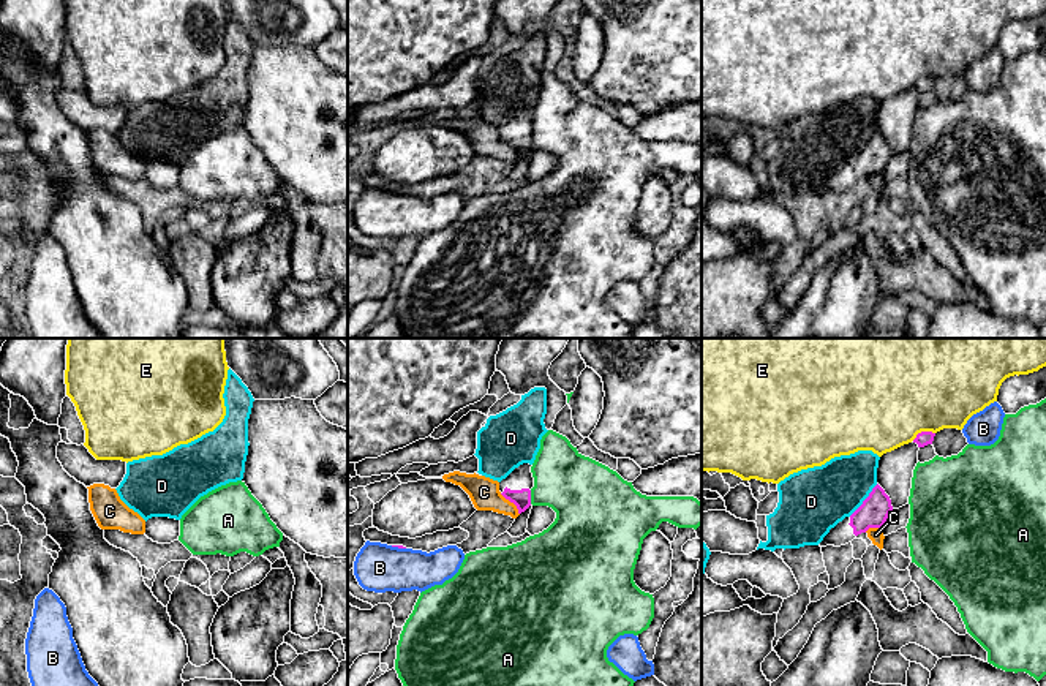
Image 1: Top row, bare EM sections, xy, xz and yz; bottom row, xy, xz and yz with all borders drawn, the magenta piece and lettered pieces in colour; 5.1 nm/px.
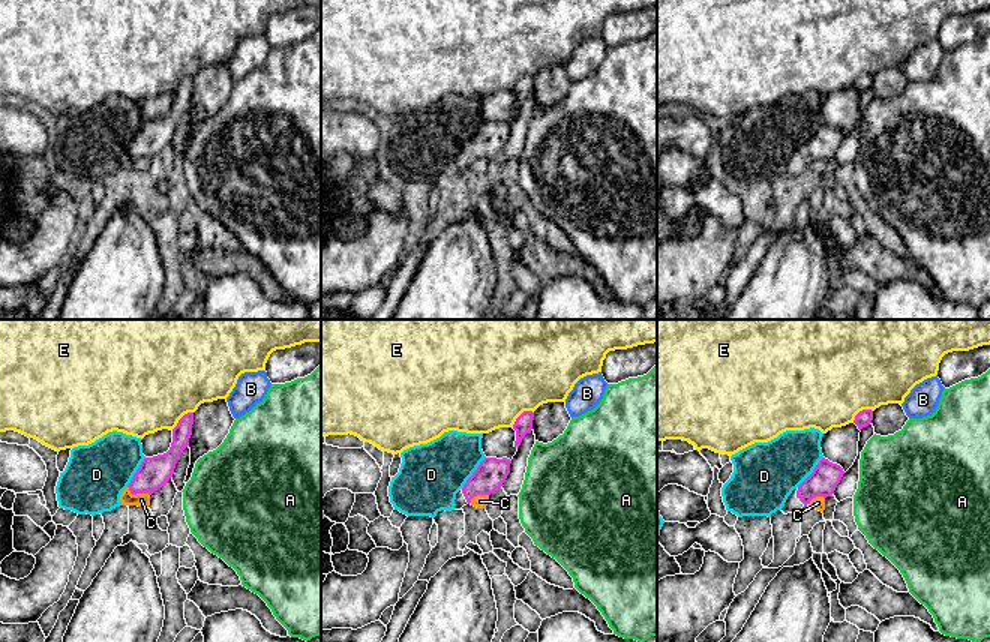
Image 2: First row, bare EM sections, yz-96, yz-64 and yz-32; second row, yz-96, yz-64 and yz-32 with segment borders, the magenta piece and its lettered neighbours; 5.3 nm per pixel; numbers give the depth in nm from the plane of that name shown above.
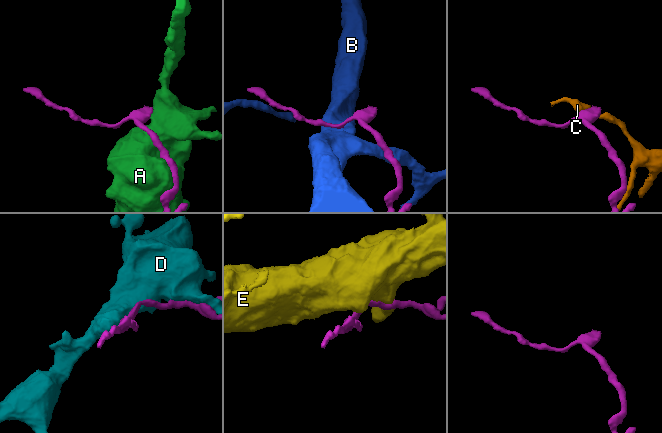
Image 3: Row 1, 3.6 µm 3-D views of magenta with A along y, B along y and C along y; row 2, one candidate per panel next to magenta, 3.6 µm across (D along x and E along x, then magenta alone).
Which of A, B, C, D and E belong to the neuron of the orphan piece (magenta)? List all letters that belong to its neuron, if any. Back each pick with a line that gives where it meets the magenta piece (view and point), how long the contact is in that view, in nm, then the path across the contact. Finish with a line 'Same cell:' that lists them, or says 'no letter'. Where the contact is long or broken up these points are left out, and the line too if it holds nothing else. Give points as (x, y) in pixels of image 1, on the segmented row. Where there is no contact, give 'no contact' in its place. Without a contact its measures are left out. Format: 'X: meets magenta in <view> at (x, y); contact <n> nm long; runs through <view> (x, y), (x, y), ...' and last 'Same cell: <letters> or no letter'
Same cell: no letter

